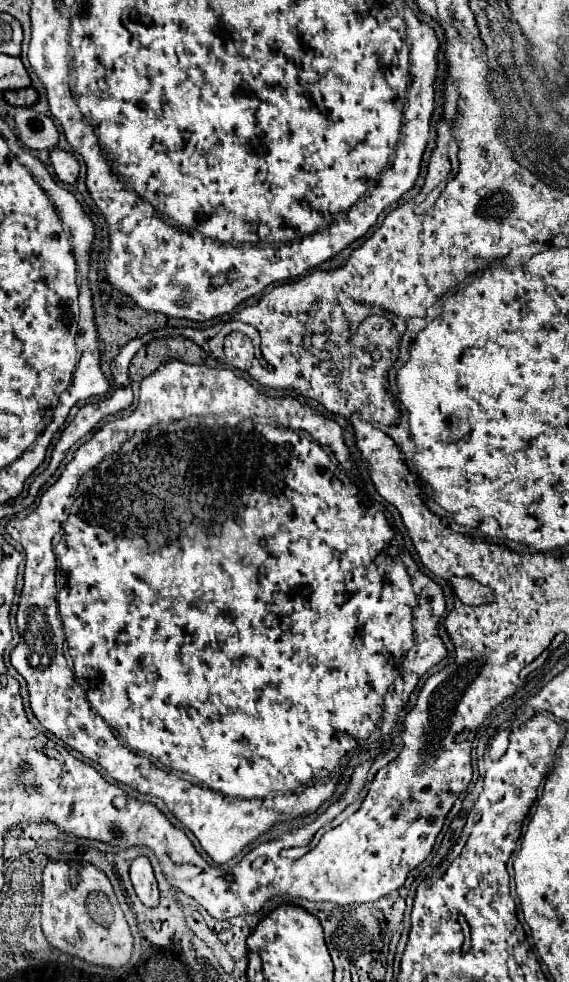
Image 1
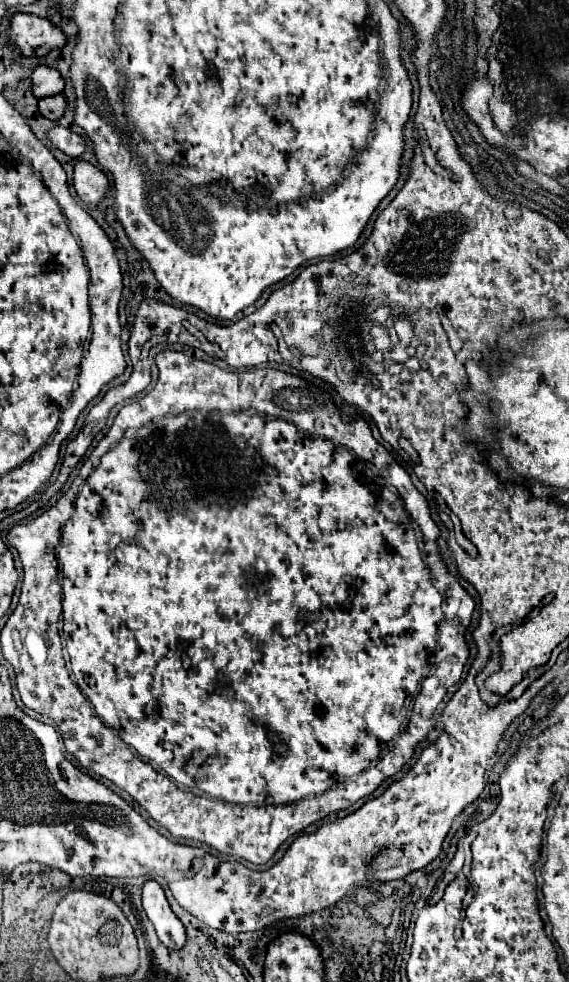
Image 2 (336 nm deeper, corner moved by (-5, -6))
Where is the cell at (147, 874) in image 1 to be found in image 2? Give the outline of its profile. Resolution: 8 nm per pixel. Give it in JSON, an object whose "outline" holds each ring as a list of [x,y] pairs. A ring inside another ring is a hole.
{"outline":[[[146,881],[142,887],[142,903],[148,919],[152,921],[158,939],[168,949],[182,949],[186,943],[186,927],[172,913],[164,889],[156,881]]]}

